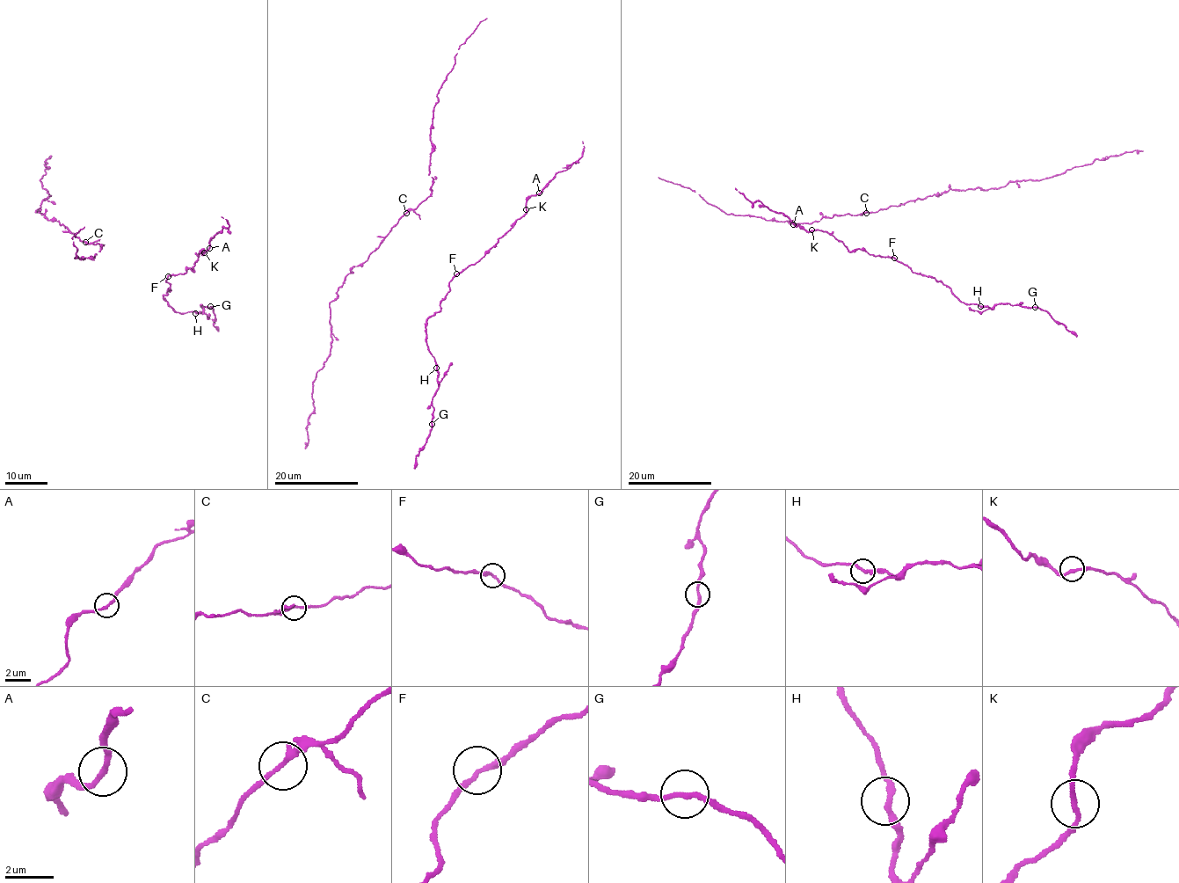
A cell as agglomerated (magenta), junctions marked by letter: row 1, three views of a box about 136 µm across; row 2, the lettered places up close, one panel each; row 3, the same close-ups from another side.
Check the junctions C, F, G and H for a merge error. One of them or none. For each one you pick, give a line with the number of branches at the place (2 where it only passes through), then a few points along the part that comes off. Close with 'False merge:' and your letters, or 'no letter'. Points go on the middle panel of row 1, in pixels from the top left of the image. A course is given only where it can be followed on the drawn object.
False merge: no letter

